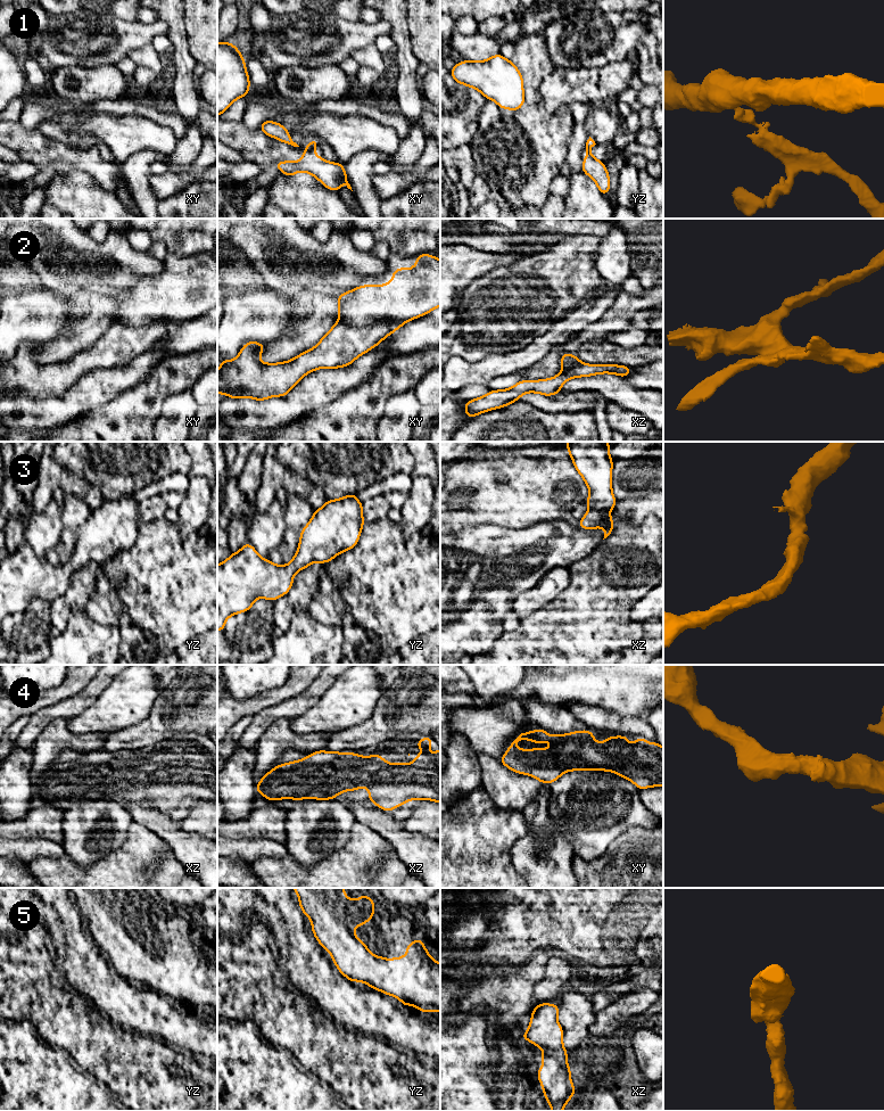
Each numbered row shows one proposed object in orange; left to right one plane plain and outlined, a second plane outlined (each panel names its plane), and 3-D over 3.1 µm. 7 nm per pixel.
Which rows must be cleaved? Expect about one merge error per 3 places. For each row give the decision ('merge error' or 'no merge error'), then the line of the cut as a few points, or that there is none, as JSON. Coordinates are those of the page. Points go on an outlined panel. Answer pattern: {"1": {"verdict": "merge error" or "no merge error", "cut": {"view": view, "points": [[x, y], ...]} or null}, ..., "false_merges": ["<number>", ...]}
{"1": {"verdict": "merge error", "cut": {"view": "xy", "points": [[313, 147], [305, 149]]}}, "2": {"verdict": "merge error", "cut": {"view": "xy", "points": [[338, 321], [354, 326], [386, 322], [390, 332]]}}, "3": {"verdict": "no merge error", "cut": null}, "4": {"verdict": "no merge error", "cut": null}, "5": {"verdict": "no merge error", "cut": null}, "false_merges": ["1", "2"]}

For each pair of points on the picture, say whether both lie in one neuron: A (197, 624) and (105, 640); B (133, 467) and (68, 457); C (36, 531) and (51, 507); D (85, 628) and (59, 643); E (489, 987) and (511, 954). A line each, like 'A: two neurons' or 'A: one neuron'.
A: two neurons
B: one neuron
C: one neuron
D: one neuron
E: two neurons

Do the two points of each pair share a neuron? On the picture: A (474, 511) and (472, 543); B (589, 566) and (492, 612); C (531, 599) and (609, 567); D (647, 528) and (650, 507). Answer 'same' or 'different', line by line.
A: different
B: different
C: different
D: different

